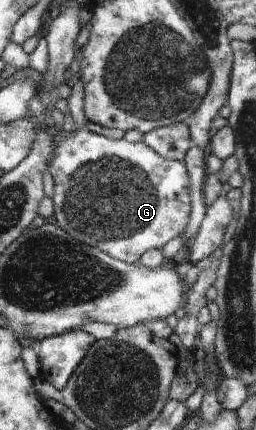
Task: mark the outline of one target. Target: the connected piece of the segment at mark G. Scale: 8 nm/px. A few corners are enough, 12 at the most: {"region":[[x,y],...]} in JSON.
{"region":[[89,131],[55,146],[52,221],[117,260],[181,237],[184,161]]}

